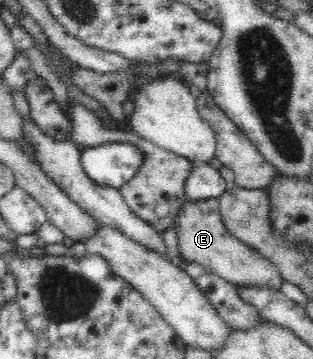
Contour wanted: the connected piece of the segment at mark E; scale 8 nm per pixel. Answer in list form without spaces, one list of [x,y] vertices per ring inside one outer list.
[[[218,198],[196,202],[184,200],[172,227],[177,232],[179,252],[186,261],[197,262],[236,286],[259,286],[276,290],[282,286],[284,279],[276,267],[265,256],[228,232],[218,212]]]

